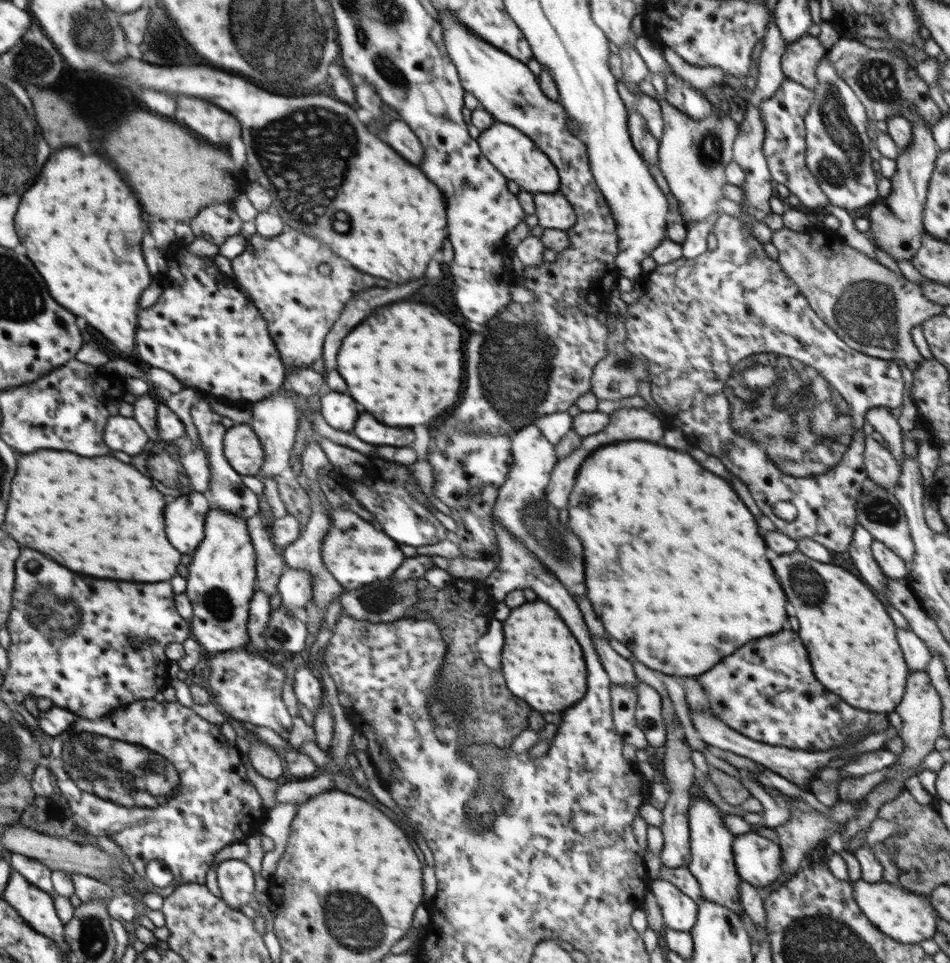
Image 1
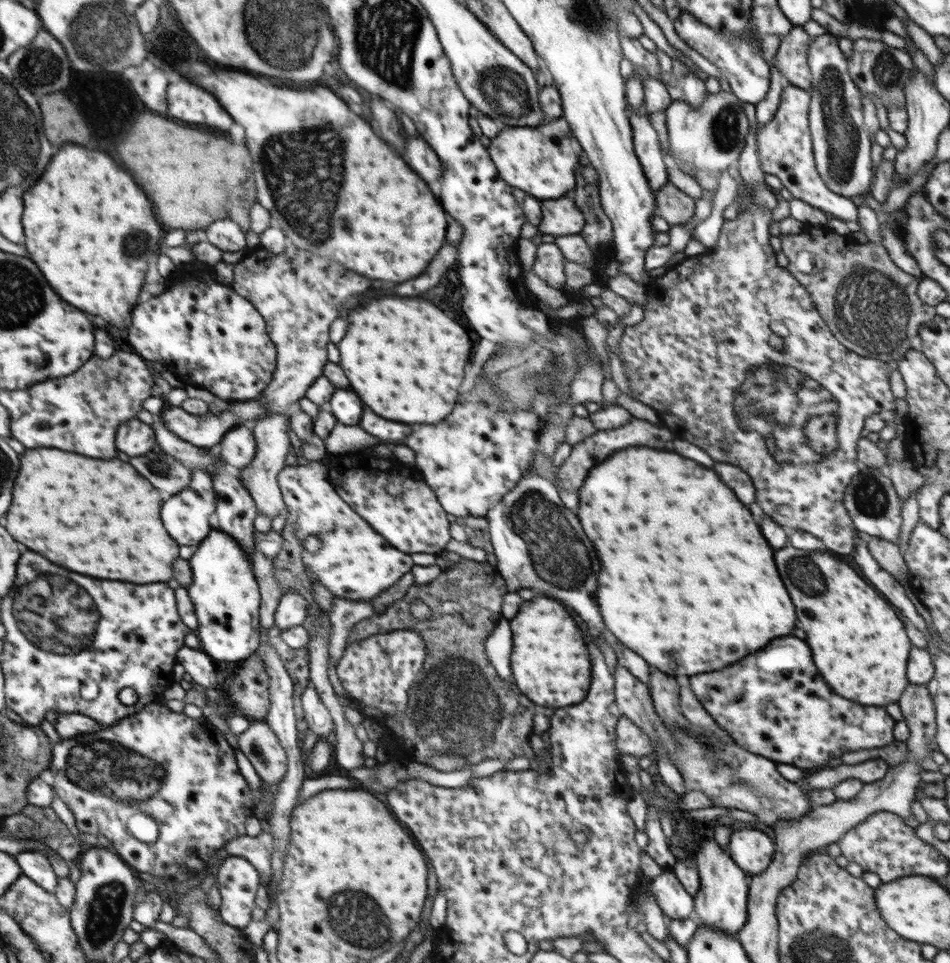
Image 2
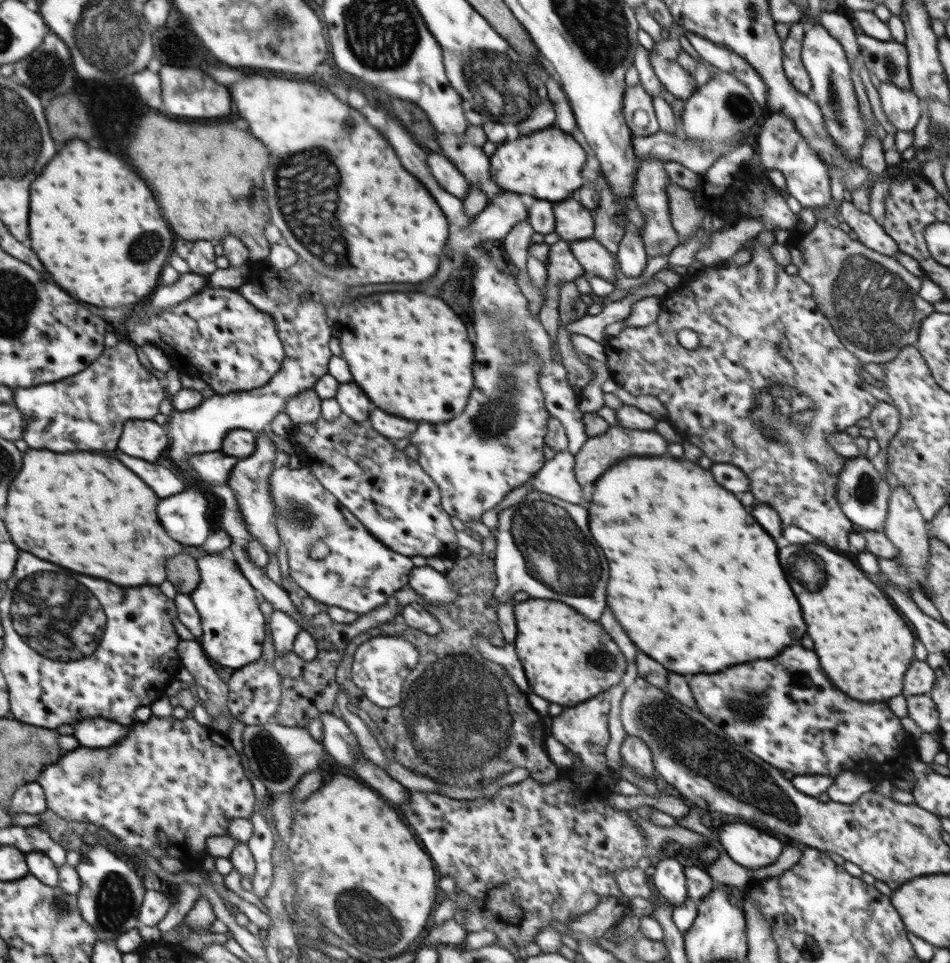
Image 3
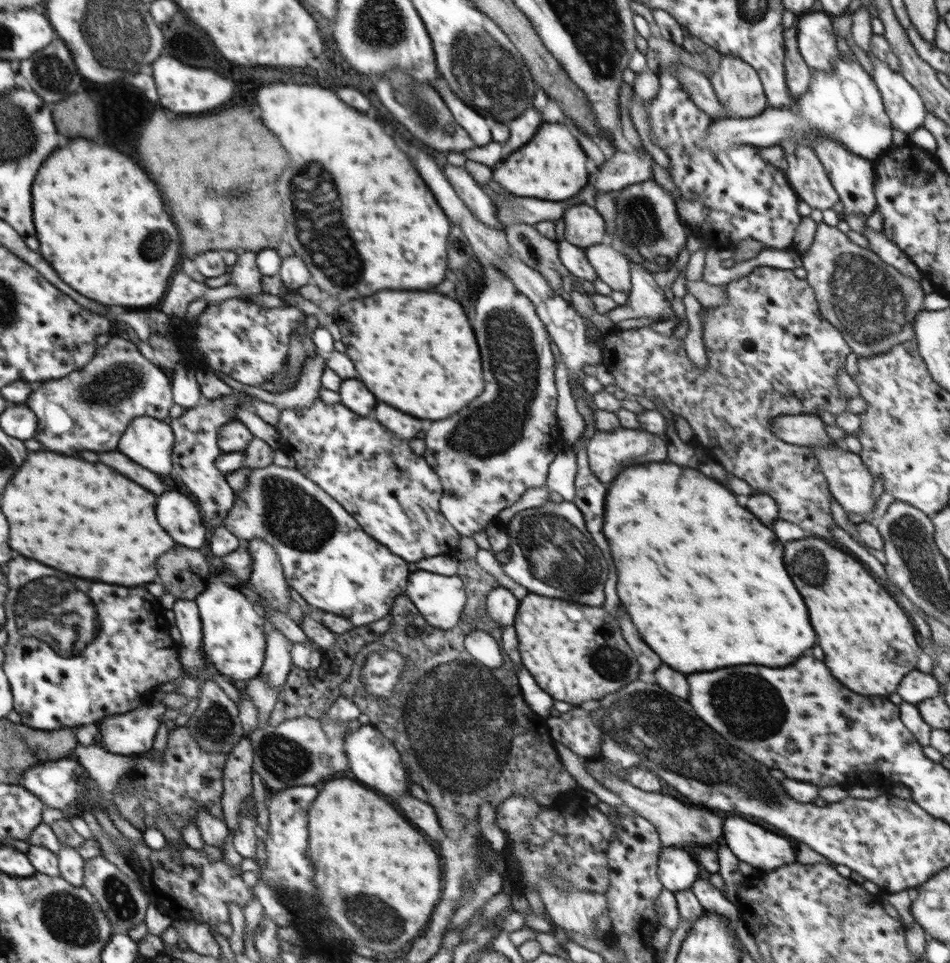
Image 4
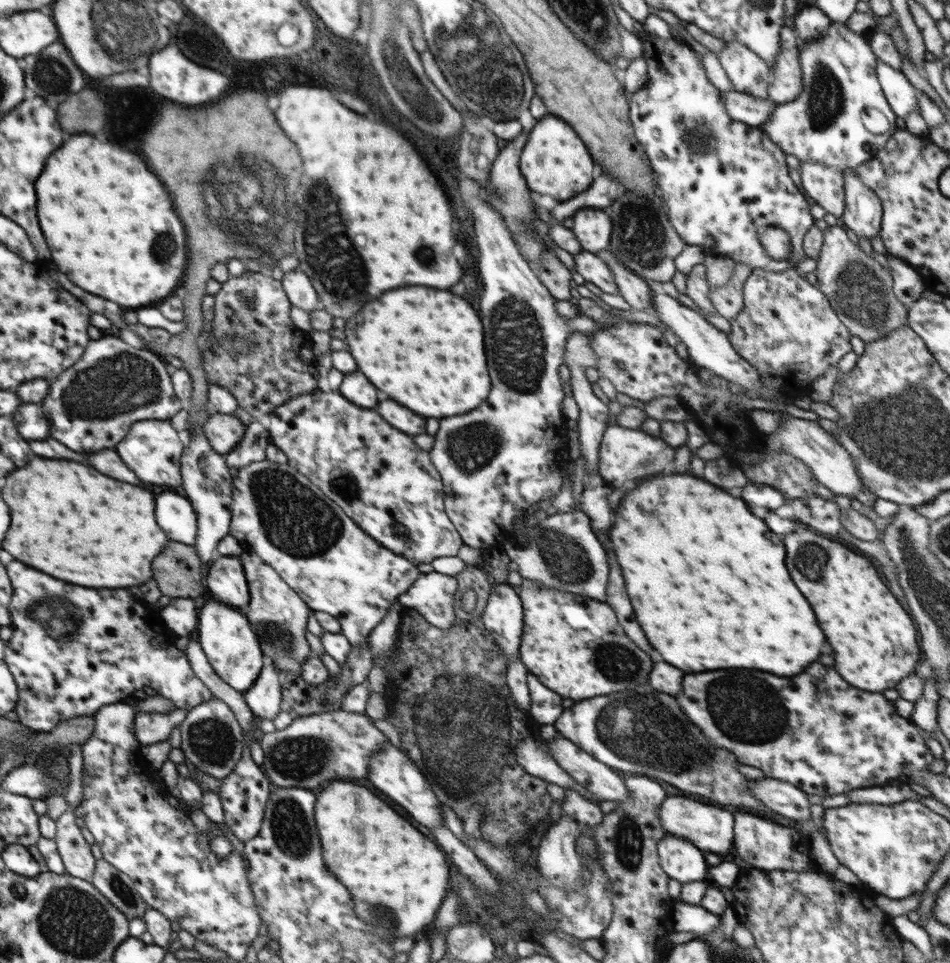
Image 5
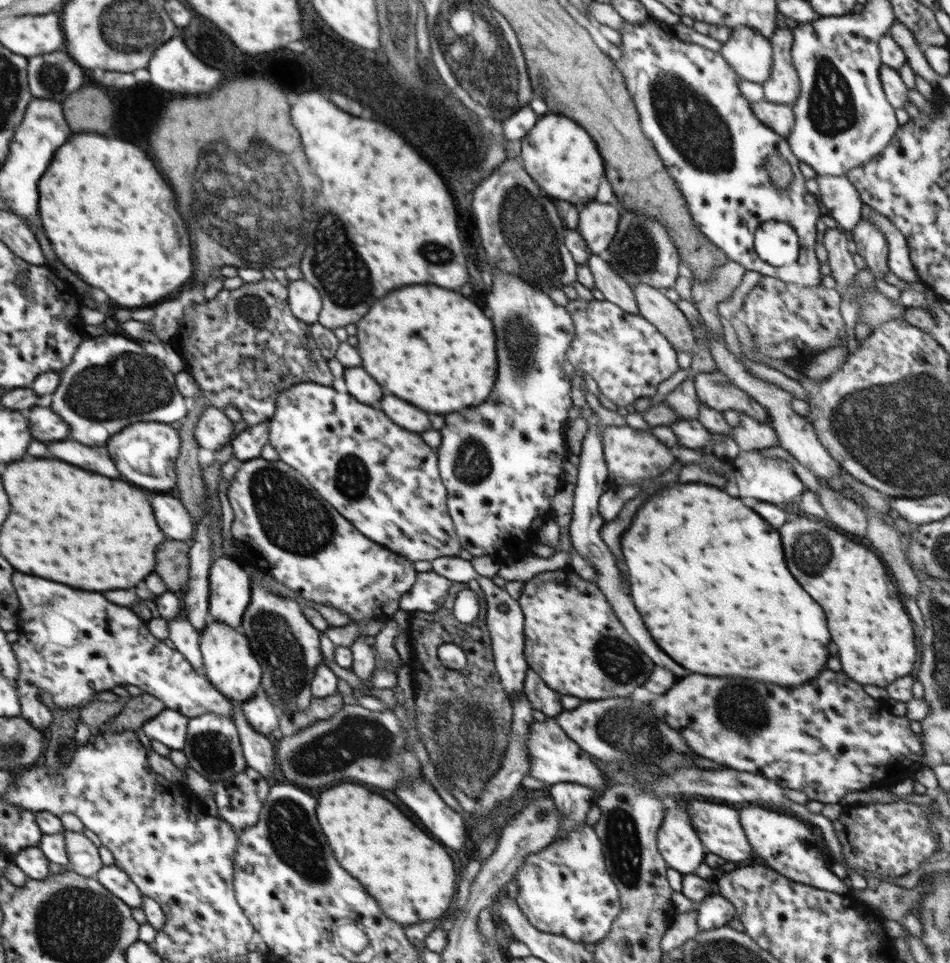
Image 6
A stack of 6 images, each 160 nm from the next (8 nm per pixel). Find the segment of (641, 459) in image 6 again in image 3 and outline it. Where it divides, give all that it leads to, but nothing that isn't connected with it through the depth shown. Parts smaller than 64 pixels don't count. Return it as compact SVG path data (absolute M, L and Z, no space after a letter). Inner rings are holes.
M618 424L611 425L601 435L590 437L574 456L576 480L581 484L587 497L595 491L595 482L613 465L630 456L660 456L668 448L666 440L657 430L632 430Z

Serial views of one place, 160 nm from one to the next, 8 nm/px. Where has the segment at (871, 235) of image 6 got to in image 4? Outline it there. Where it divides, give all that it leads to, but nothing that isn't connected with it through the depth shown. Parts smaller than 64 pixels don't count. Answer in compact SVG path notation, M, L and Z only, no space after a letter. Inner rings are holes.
M817 136L812 150L824 165L827 175L838 193L839 200L844 205L841 217L848 214L864 214L868 217L877 212L877 200L874 192L875 170L874 162L853 152L850 152L843 144L828 138L827 136Z

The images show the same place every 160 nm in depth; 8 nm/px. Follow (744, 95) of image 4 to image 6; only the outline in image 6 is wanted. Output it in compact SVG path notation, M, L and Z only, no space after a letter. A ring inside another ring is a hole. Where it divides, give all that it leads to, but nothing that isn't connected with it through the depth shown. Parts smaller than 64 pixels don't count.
M744 26L732 30L720 54L740 79L762 84L770 76L773 63L771 42L753 28Z

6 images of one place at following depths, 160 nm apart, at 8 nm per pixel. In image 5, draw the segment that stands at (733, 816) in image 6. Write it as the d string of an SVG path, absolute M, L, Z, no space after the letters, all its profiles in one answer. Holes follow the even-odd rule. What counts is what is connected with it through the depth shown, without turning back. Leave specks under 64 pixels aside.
M687 795L666 796L658 808L658 820L666 836L684 838L702 852L723 855L734 847L734 818L733 814L726 812L724 806L709 804Z

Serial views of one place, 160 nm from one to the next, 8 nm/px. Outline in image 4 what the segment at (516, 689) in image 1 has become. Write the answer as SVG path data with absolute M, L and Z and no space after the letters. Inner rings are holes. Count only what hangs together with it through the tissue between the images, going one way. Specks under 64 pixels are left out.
M529 592L519 601L515 618L522 662L553 699L589 706L638 680L640 663L624 642L618 622L606 610Z

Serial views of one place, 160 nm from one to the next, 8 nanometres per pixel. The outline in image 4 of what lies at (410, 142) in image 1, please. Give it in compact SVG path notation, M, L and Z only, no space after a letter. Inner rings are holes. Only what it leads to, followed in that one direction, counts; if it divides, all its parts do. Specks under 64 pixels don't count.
M448 163L444 168L443 173L448 178L448 182L470 209L470 212L486 226L494 230L503 230L497 217L492 195L478 185L474 177L464 167L456 167Z

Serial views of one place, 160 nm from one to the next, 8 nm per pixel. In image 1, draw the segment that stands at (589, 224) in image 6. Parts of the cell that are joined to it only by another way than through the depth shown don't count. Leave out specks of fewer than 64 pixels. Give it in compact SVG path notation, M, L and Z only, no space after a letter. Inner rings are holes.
M560 191L533 193L533 201L539 225L544 229L556 228L566 231L577 221L573 206Z

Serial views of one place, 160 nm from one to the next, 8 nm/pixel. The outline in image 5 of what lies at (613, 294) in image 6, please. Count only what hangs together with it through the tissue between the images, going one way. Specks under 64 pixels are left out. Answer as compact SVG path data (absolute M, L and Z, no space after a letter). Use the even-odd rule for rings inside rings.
M584 250L574 254L573 258L576 262L576 270L586 282L592 282L606 294L619 294L614 274L612 274L606 261L594 253Z

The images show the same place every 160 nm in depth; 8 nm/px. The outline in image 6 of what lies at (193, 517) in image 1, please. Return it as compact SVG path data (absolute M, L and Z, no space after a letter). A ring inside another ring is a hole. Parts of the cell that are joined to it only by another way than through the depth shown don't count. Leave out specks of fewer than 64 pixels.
M154 496L152 510L160 530L178 541L187 541L193 538L193 520L187 508L182 506L182 501L174 496Z

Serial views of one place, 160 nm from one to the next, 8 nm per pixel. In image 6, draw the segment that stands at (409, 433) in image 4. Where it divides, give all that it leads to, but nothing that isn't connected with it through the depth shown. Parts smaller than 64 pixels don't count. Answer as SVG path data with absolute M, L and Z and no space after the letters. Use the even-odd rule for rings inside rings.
M383 396L381 409L392 422L410 432L424 432L430 430L430 418L420 408L396 398L396 396Z

